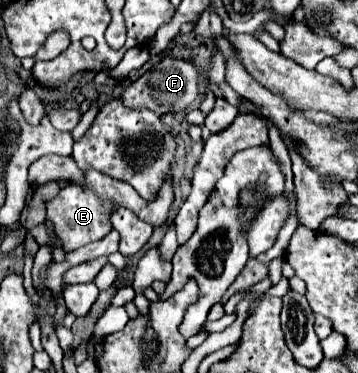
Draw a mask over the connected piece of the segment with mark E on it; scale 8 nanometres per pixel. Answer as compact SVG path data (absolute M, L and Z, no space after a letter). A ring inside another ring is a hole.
M87 170L85 174L85 186L81 186L79 182L71 182L71 180L57 180L59 184L59 194L51 200L45 200L45 210L47 210L47 220L53 224L55 236L61 240L63 250L71 252L77 250L89 242L95 240L103 240L111 230L111 214L115 212L117 206L123 206L127 210L131 210L139 220L151 224L151 226L163 226L169 218L171 212L171 204L173 204L173 172L167 172L165 184L161 186L161 190L157 192L155 200L143 200L133 186L125 184L123 180L115 180L109 178L107 174L101 174L97 170Z

